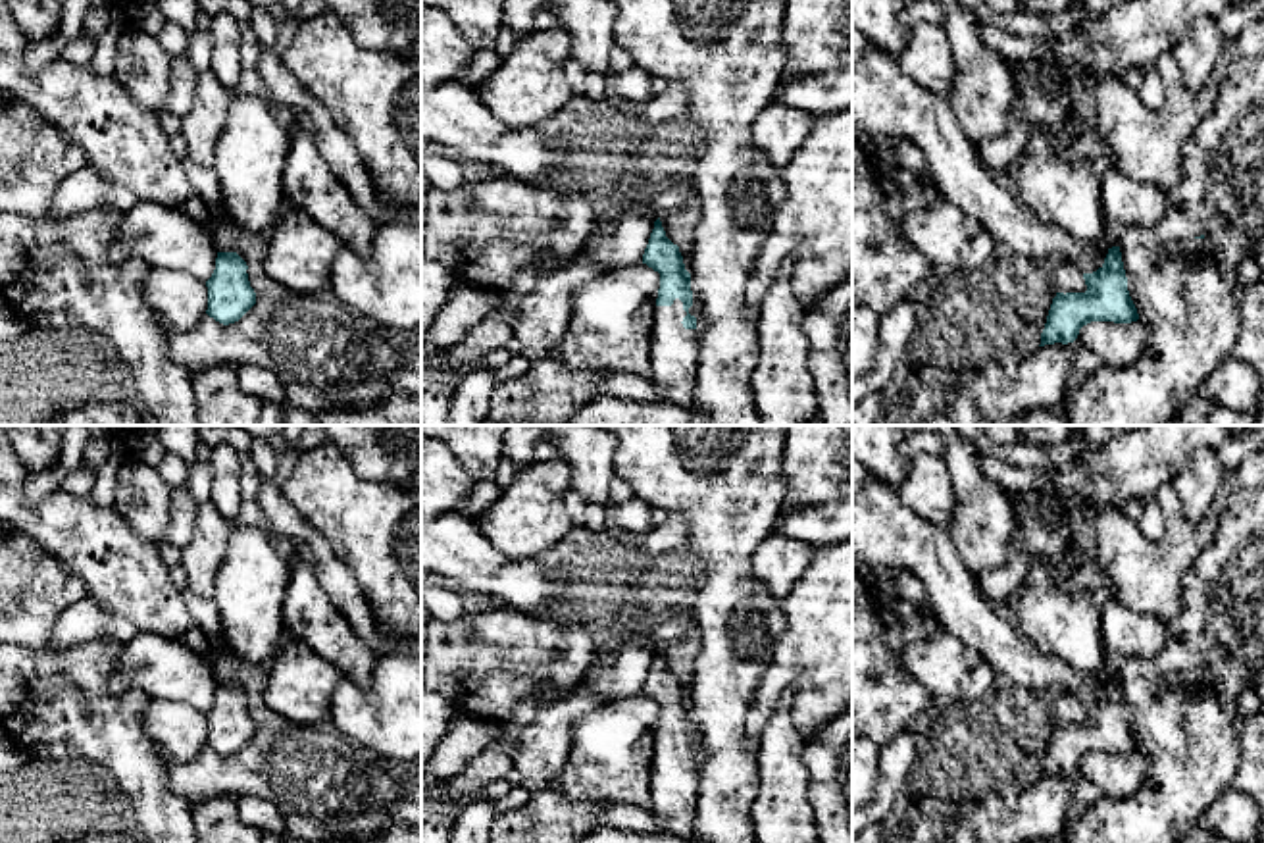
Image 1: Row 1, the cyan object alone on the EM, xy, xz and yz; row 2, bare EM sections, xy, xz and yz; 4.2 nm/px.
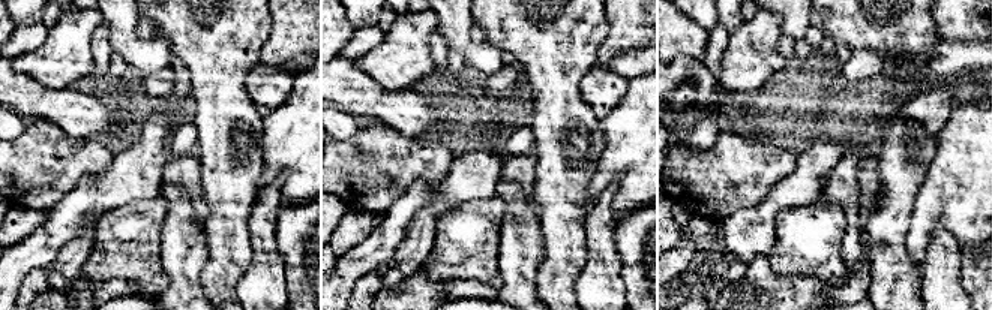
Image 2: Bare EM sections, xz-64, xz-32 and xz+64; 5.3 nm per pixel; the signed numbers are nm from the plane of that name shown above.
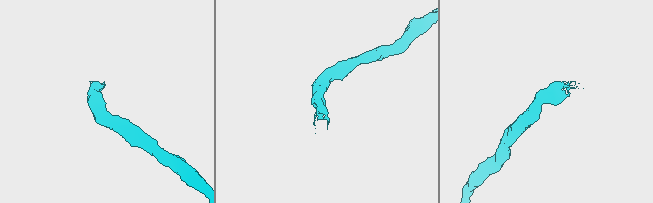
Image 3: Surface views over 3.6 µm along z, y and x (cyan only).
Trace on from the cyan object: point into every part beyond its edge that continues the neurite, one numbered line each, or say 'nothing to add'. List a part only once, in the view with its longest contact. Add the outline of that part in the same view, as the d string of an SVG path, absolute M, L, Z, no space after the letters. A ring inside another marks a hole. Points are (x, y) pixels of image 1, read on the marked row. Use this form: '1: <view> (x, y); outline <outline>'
1: xz (674, 351); outline M683 302L656 306L650 333L652 381L660 396L683 406L691 425L708 425L708 416L695 404L695 375L698 364L698 333L685 329Z

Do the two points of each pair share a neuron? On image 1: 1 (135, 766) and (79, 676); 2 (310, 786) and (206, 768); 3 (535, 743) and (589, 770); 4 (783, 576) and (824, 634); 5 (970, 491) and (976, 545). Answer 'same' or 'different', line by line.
1: same
2: same
3: different
4: different
5: same

